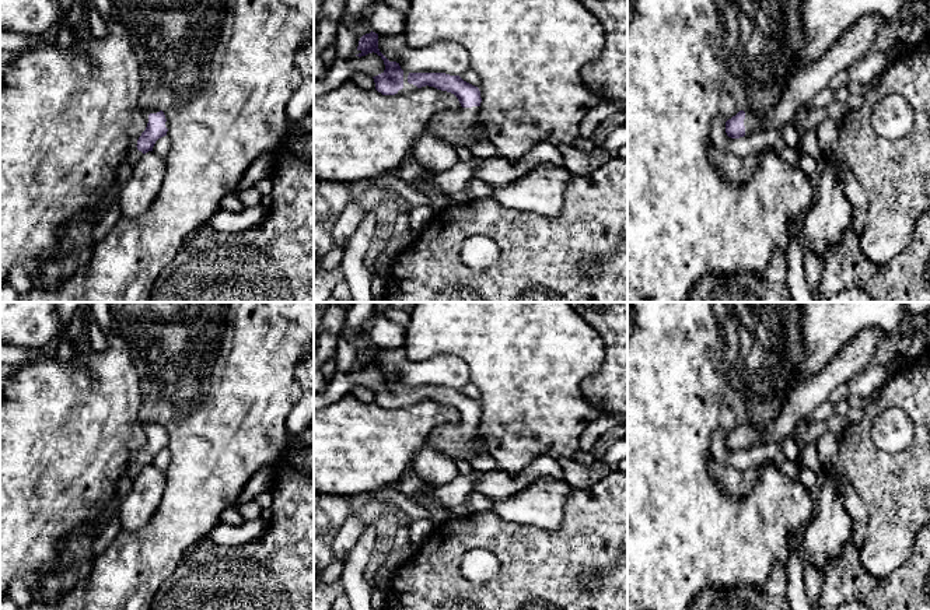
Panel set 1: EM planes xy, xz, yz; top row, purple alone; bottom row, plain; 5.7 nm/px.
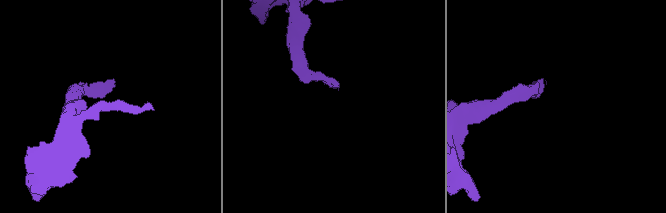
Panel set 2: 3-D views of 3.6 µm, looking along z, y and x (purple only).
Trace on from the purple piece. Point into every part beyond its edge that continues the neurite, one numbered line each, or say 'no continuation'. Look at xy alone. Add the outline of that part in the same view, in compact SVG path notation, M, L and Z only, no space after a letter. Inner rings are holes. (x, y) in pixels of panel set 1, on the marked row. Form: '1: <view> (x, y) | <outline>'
1: xy (132, 155) | M140 136L133 137L129 143L129 147L126 148L125 161L132 165L134 165L140 159L140 157L143 155L143 152L139 151L136 147Z

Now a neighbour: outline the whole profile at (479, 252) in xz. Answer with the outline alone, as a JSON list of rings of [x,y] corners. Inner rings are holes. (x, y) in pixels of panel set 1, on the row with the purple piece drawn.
[[[486,235],[469,236],[462,246],[462,262],[472,271],[483,271],[500,259],[497,242]]]

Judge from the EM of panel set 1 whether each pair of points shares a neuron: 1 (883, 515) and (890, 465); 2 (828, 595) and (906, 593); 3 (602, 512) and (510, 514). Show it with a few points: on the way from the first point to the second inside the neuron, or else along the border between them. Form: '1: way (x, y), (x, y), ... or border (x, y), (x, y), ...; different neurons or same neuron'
1: way (890, 502), (890, 477); same neuron
2: way (848, 591), (887, 593); same neuron
3: border (573, 490), (558, 528), (534, 528); different neurons

